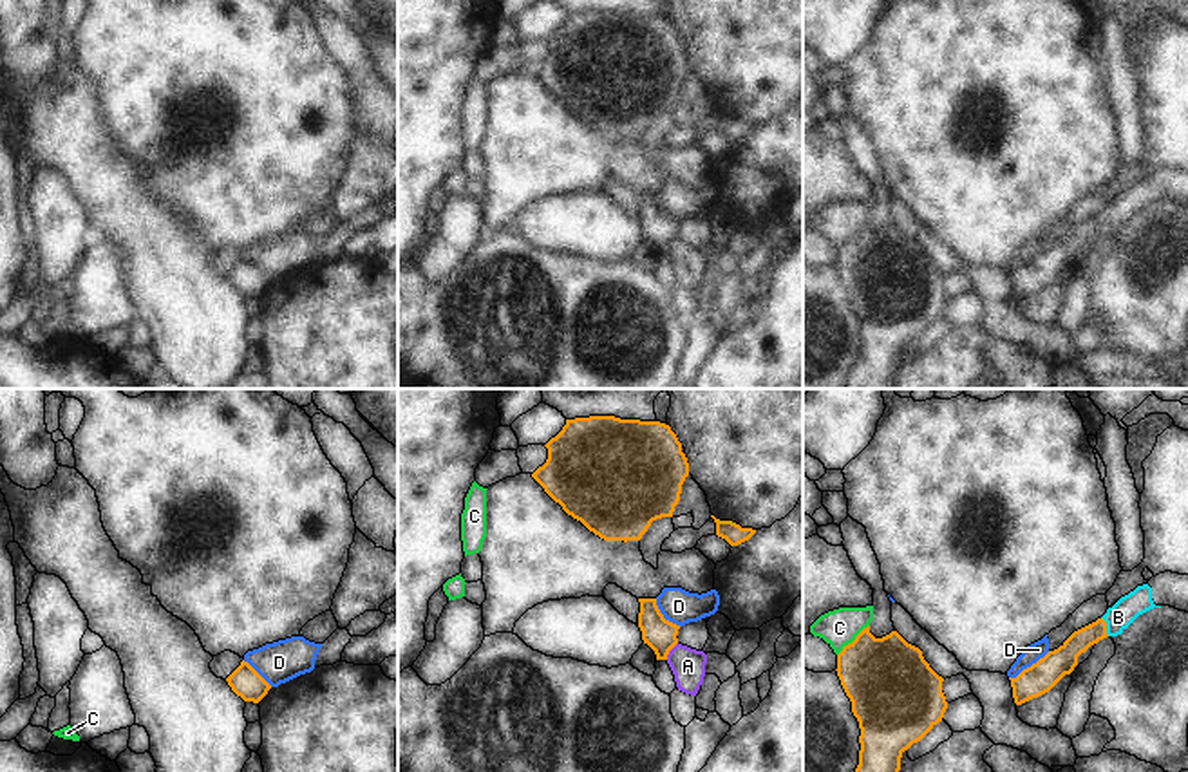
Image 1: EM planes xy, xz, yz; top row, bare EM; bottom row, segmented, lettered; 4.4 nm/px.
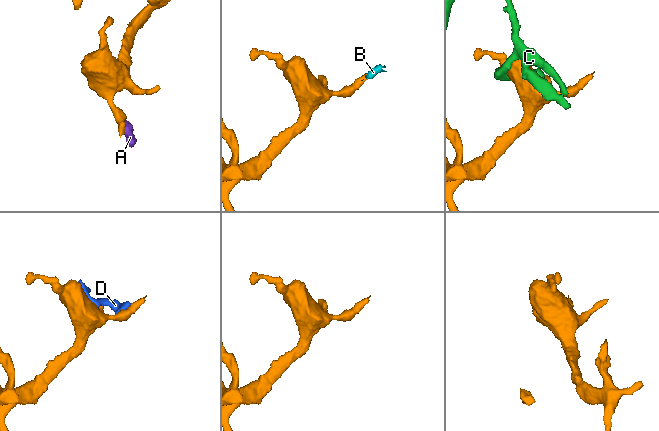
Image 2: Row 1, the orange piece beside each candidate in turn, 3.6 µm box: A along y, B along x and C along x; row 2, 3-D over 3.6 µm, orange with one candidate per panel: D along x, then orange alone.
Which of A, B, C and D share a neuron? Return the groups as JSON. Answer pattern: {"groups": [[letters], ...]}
{"groups": [["A"], ["B"], ["C"], ["D"]]}

